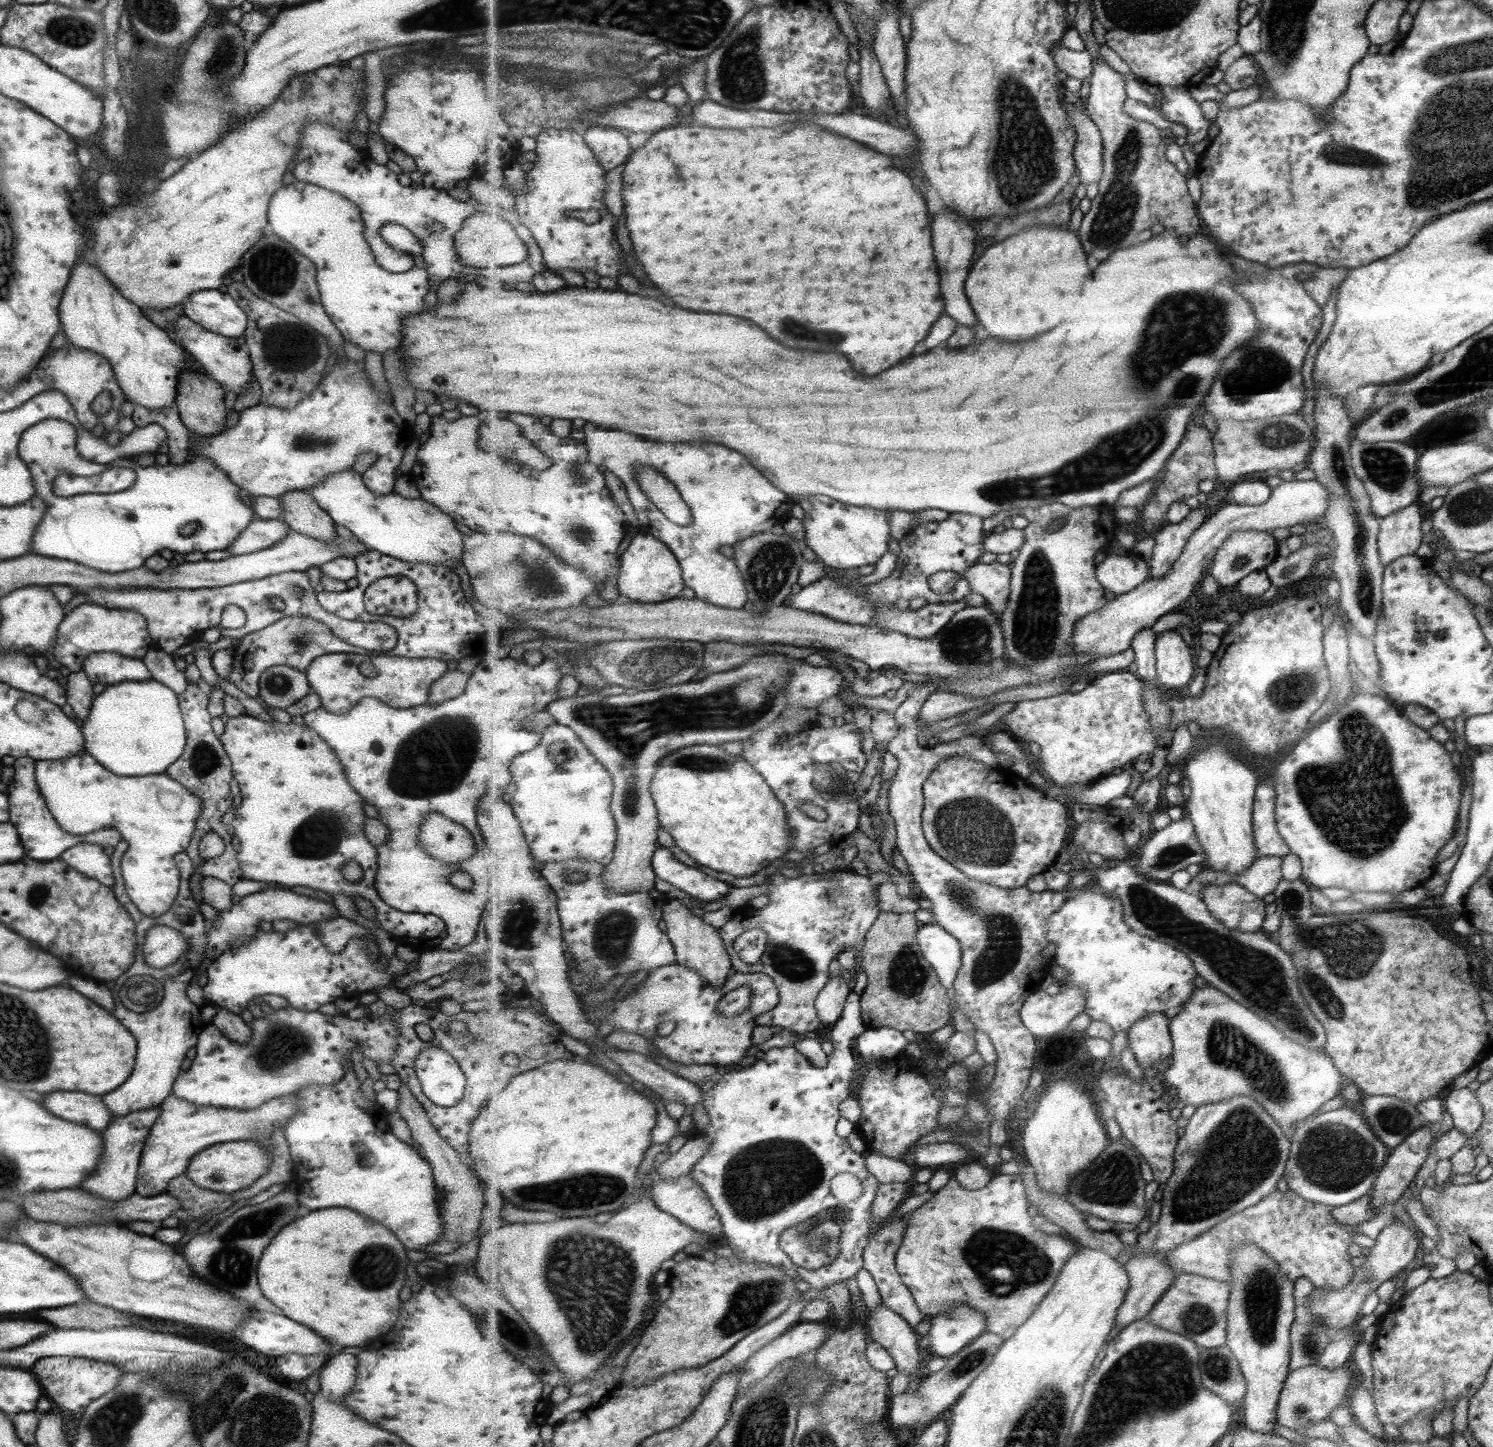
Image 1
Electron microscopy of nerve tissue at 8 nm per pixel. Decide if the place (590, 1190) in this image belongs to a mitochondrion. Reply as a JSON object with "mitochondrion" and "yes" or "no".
{"mitochondrion":"yes"}

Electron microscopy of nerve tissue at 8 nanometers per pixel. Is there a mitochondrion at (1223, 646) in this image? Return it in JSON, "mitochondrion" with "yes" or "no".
{"mitochondrion":"no"}

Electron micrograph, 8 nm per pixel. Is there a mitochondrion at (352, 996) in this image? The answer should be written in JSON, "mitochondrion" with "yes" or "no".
{"mitochondrion":"no"}

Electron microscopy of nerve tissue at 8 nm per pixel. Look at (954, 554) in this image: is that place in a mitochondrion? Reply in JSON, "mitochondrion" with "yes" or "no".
{"mitochondrion":"no"}

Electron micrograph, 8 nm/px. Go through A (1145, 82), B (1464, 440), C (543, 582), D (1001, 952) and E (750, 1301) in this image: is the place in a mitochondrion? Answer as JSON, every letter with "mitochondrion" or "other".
{"A":"other","B":"other","C":"mitochondrion","D":"mitochondrion","E":"mitochondrion"}

